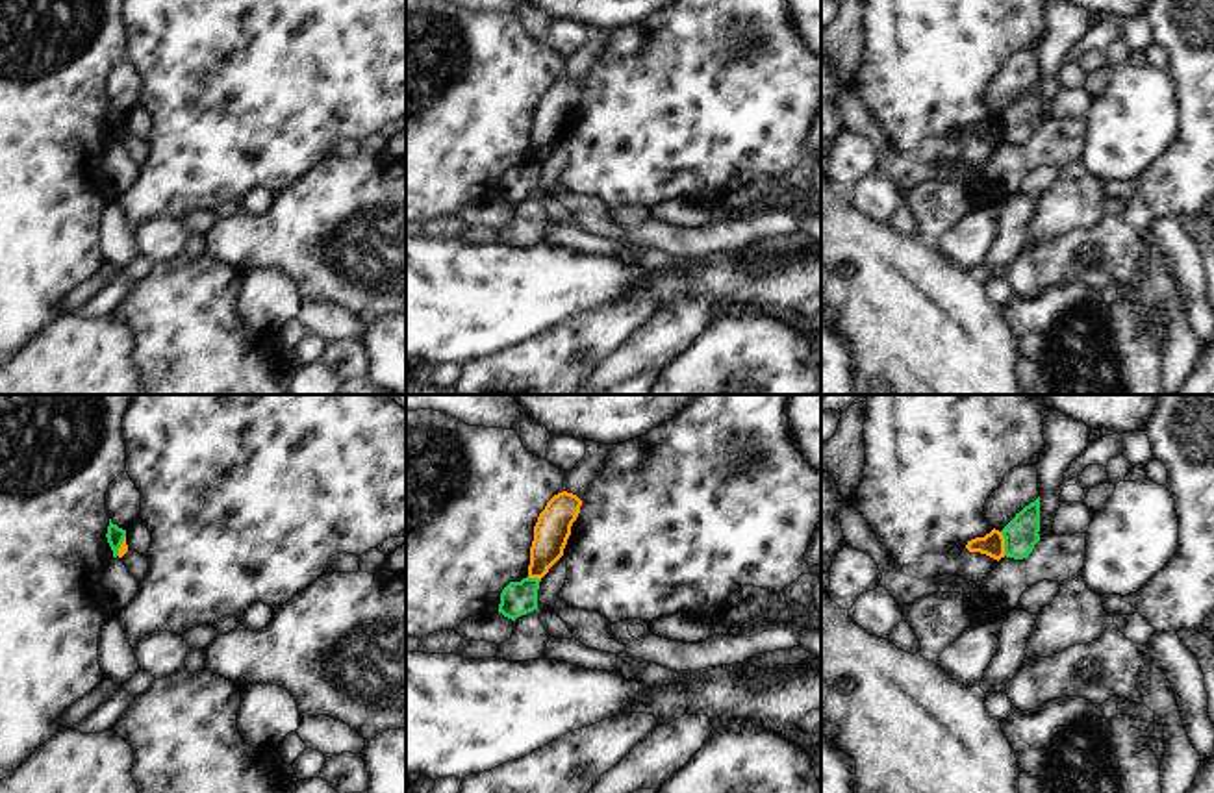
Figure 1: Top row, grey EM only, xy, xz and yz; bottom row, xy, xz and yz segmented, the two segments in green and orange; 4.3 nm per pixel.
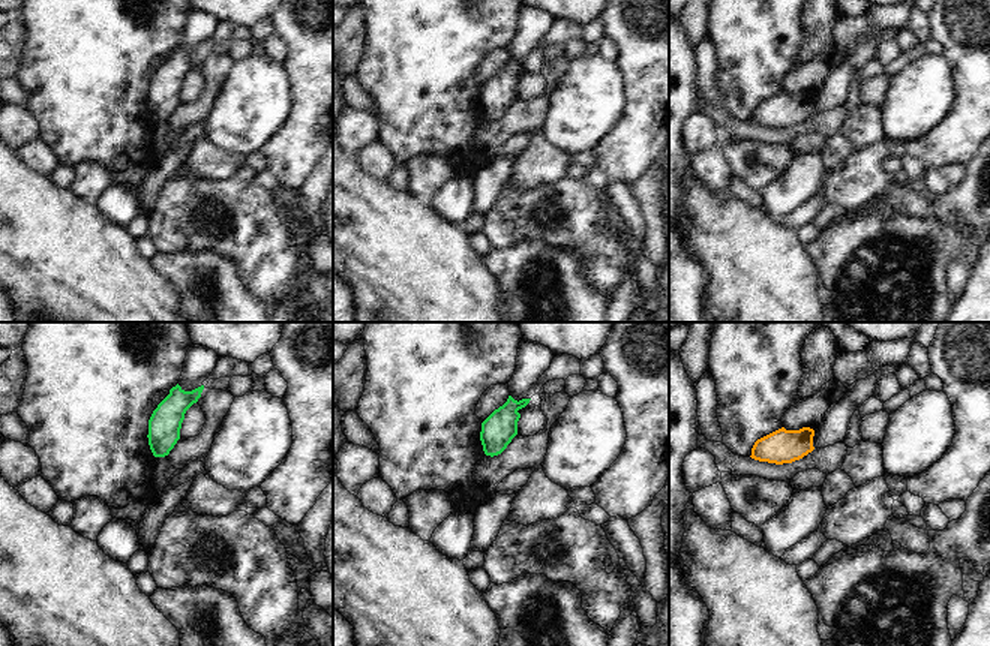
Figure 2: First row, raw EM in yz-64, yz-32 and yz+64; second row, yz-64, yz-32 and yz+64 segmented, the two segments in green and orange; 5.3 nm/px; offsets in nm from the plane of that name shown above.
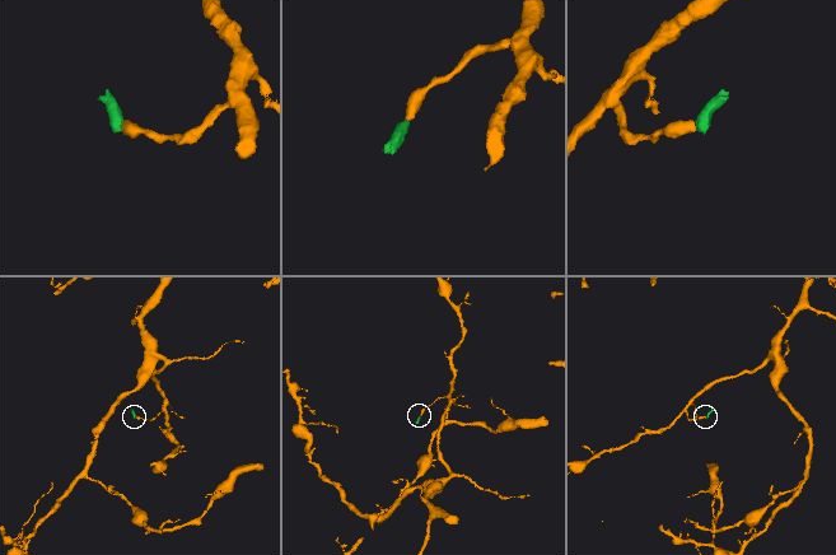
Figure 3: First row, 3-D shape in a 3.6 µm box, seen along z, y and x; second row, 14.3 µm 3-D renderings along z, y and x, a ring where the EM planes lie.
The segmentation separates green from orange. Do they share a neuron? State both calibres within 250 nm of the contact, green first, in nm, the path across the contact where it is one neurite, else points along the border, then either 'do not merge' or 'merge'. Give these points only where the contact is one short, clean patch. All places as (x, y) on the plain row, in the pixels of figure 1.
150/100 nm | along yz (999, 117), (1007, 139) | do not merge

